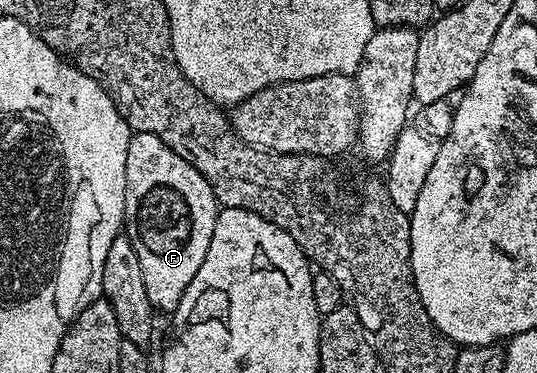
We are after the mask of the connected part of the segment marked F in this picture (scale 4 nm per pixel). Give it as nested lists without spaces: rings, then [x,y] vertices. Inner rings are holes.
[[[135,132],[128,146],[126,167],[126,218],[124,234],[140,258],[140,270],[144,270],[144,291],[155,313],[172,314],[178,308],[188,282],[196,278],[204,254],[208,254],[208,242],[212,242],[212,230],[220,211],[218,199],[212,194],[212,186],[180,154],[176,154],[156,134]]]

